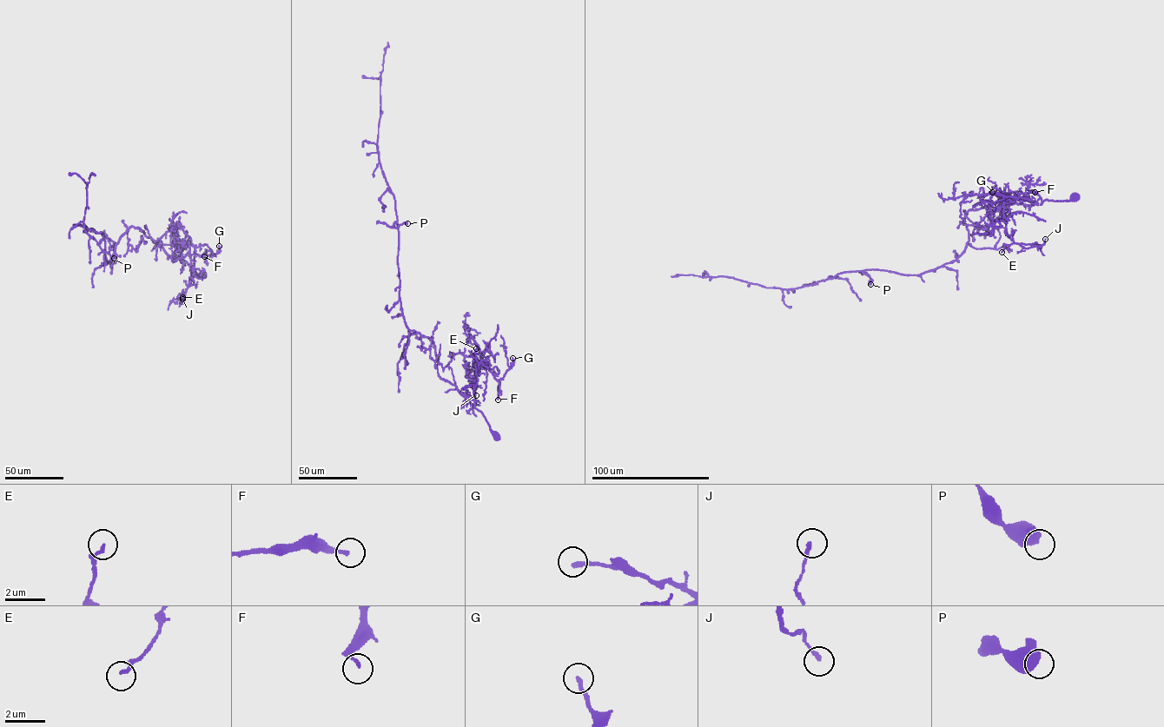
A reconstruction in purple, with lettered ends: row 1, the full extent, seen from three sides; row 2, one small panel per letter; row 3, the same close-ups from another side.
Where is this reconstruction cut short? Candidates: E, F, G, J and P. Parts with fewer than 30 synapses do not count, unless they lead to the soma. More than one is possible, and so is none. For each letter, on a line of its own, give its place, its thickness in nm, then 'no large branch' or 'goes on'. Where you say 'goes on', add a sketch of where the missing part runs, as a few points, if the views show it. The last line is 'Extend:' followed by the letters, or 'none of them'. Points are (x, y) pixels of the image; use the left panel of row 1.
E: (182, 297) | 140 nm | no large branch
F: (204, 256) | 160 nm | no large branch
G: (219, 246) | 180 nm | no large branch
J: (182, 299) | 190 nm | no large branch
P: (114, 258) | 650 nm | no large branch
Extend: none of them

